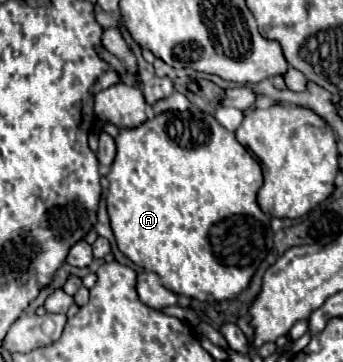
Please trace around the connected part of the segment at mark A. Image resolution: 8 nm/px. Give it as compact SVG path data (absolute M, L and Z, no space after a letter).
M200 110L164 112L164 114L154 116L152 120L146 120L138 128L120 130L120 134L116 138L116 146L118 146L116 160L110 168L110 174L106 176L110 182L106 198L108 198L108 214L110 214L112 232L116 236L120 252L126 258L130 258L136 266L150 270L150 272L156 272L168 290L182 294L182 296L190 296L190 298L196 298L202 302L212 302L212 300L232 300L240 292L244 292L250 286L250 280L252 280L256 268L266 258L266 254L270 252L272 242L274 242L274 232L270 228L270 216L266 216L256 202L256 194L262 186L262 168L260 168L258 160L244 146L240 146L236 136L232 132L228 132L224 126L220 126L214 116L204 114Z

